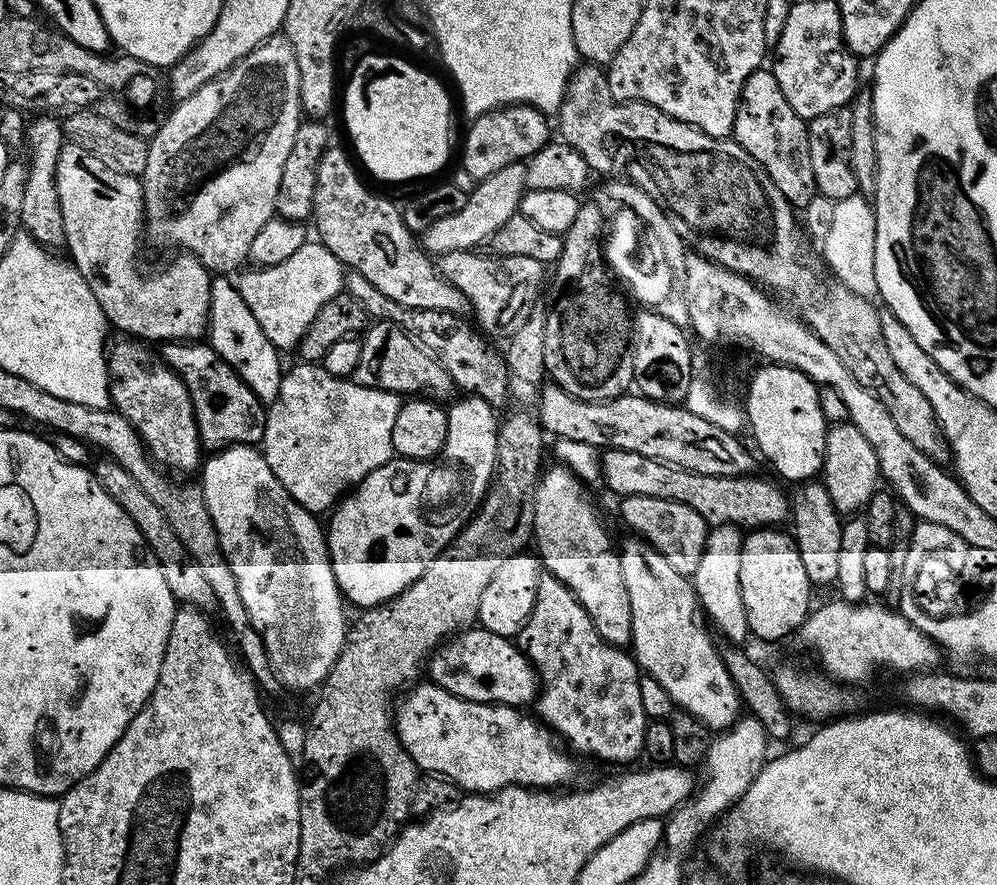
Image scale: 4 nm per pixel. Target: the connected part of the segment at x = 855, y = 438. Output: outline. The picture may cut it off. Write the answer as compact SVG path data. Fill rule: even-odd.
M849 422L831 425L826 434L824 464L821 468L822 483L830 494L830 500L842 516L859 513L867 506L878 488L880 467L870 442L856 426Z

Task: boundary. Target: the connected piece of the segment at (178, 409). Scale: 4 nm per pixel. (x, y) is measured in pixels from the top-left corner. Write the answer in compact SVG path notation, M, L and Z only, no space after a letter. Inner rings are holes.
M120 338L113 348L111 345L106 356L111 380L111 407L128 419L152 458L165 469L192 472L196 468L197 471L202 464L202 445L194 406L184 380L167 363L154 360L144 348L147 347L143 343L132 338Z

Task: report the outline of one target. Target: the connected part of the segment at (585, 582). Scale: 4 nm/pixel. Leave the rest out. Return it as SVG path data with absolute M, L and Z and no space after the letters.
M545 467L536 484L533 506L534 544L540 547L538 559L543 571L548 572L556 580L565 584L567 591L575 600L582 602L586 614L590 614L590 622L594 622L594 630L608 644L615 648L627 649L632 642L632 615L630 614L630 594L626 590L626 582L622 578L620 552L612 549L612 540L604 529L602 521L596 517L596 508L588 501L589 489L584 481L571 471L569 467Z

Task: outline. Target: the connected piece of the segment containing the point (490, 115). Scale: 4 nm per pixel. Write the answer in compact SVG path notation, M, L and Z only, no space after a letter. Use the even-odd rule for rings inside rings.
M505 104L492 112L483 112L475 117L468 128L468 137L464 140L464 153L460 156L460 164L472 182L490 178L490 174L498 174L502 166L510 166L527 161L542 146L550 142L548 136L549 117L529 104Z

